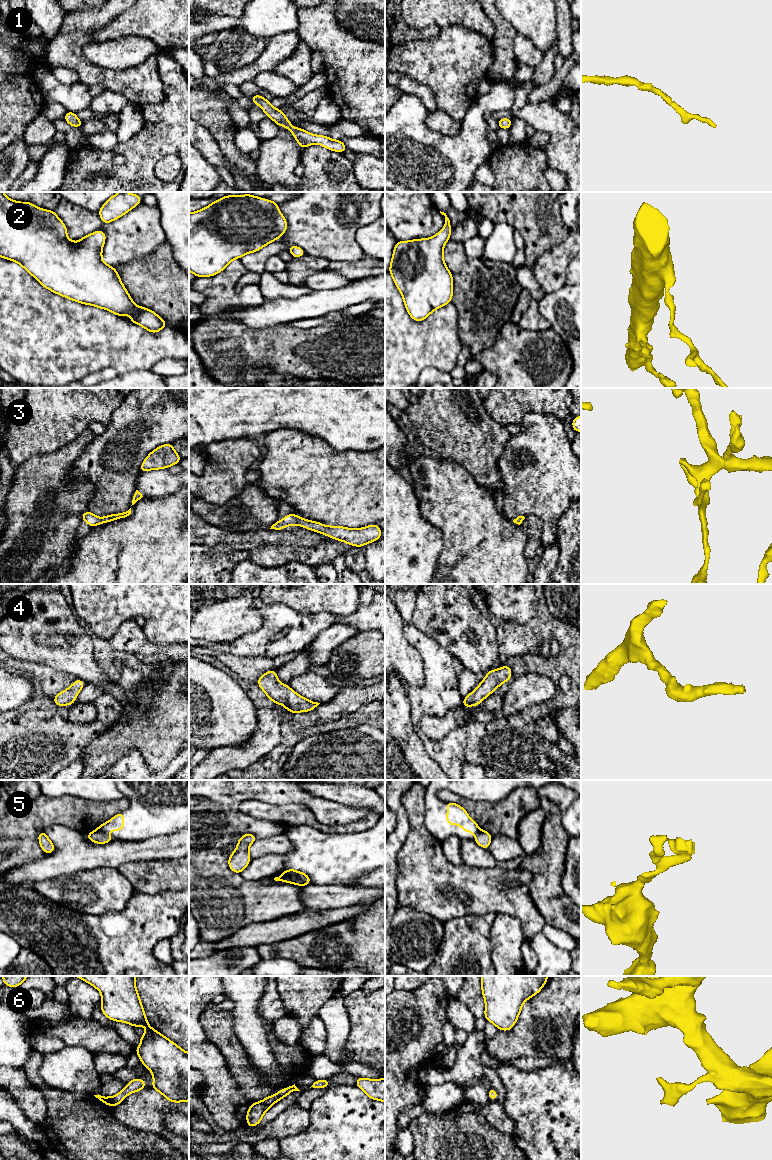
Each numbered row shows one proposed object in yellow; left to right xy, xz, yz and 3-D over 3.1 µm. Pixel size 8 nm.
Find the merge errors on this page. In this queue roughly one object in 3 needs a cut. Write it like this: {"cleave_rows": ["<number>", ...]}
{"cleave_rows": ["5"]}

